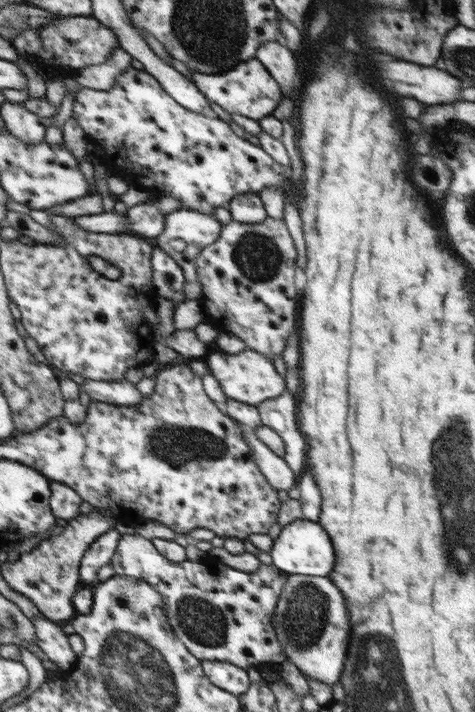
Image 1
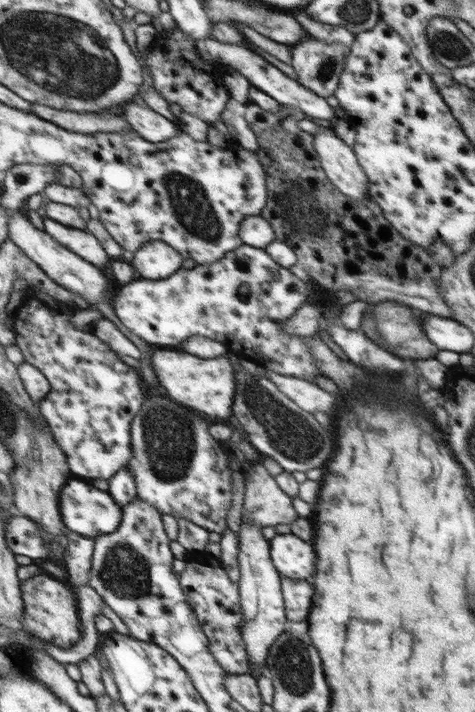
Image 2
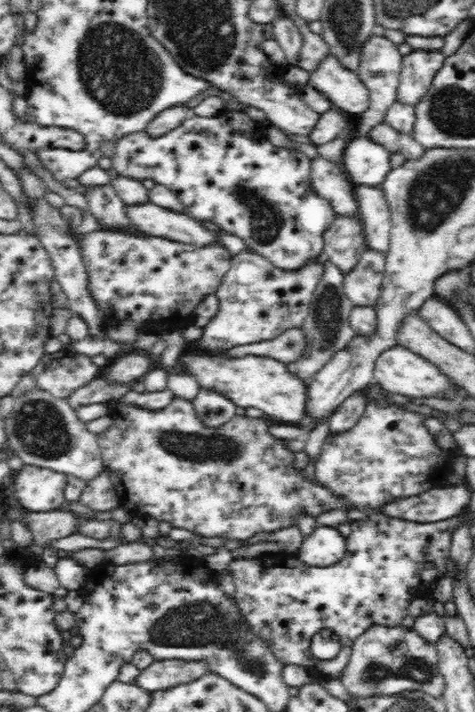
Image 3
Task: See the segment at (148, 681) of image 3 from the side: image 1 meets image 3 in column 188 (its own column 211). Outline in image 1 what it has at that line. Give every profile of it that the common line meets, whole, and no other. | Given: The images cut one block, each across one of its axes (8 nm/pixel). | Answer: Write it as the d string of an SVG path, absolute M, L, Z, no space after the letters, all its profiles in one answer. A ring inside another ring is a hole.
M202 661L202 664L214 685L219 685L236 696L243 694L250 684L246 669L221 661Z

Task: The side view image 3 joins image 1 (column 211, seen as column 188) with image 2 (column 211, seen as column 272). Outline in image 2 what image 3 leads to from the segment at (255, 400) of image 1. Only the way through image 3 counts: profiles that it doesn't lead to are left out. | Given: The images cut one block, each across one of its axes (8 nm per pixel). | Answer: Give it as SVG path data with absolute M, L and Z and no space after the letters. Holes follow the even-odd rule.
M157 350L153 354L152 368L155 368L159 383L167 392L167 396L179 404L211 418L231 417L231 403L235 388L233 369L225 357L201 358L187 352L173 350Z

